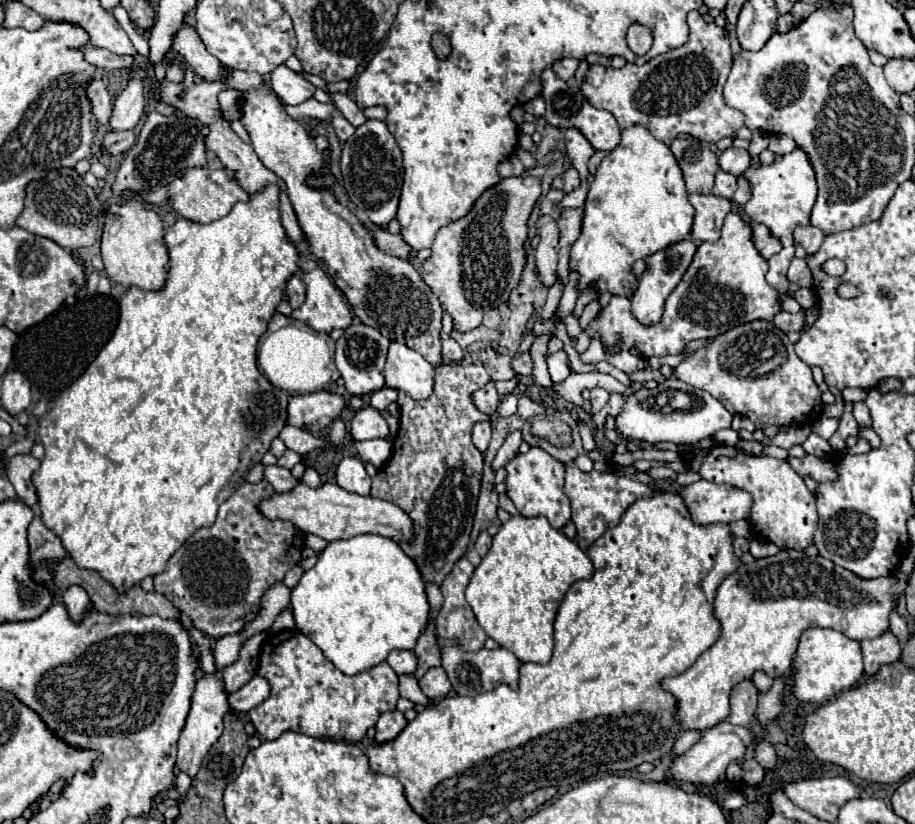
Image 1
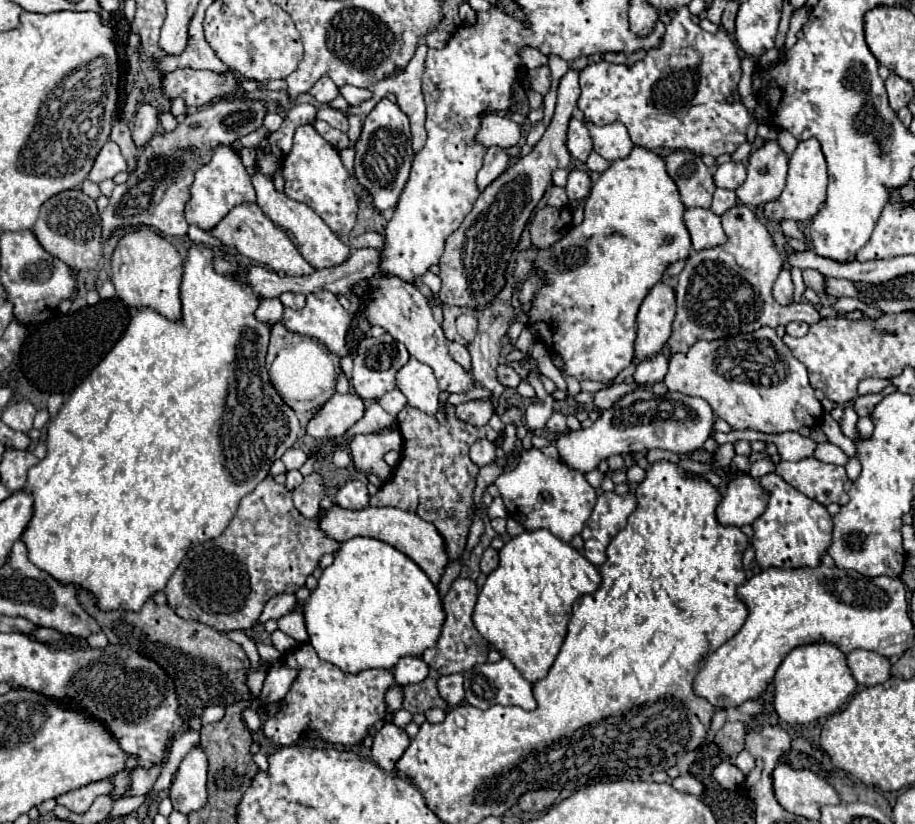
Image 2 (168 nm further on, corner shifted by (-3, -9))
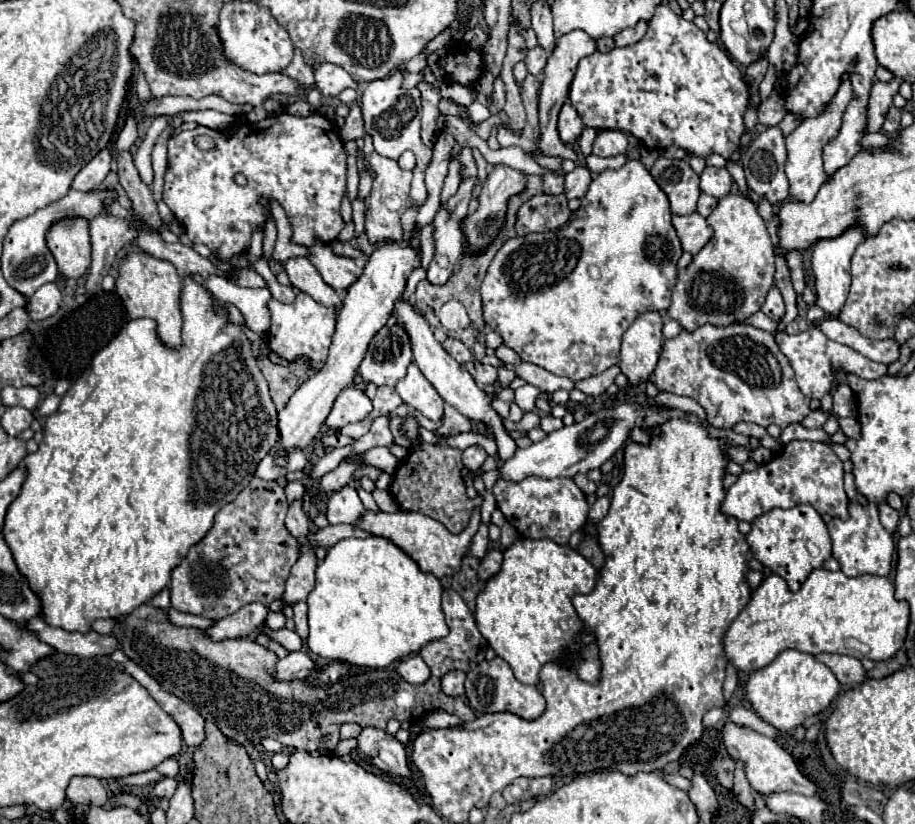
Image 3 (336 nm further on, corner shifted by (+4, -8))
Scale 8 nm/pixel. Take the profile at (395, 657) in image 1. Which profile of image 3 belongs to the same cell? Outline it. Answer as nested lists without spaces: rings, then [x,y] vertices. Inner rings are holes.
[[[411,655],[403,661],[397,663],[397,673],[407,681],[407,683],[413,683],[413,685],[421,685],[429,679],[429,667],[425,665],[425,661],[419,657],[419,655]]]

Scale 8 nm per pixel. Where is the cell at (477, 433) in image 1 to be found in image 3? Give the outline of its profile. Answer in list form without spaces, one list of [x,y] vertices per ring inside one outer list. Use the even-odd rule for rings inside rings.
[[[479,445],[467,447],[467,449],[463,451],[463,465],[465,465],[467,469],[471,469],[471,471],[477,471],[477,469],[483,465],[485,459],[487,459],[487,453],[485,453],[485,449],[479,447]]]

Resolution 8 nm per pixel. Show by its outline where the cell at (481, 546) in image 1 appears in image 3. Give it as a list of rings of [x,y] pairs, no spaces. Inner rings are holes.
[[[491,549],[487,551],[487,555],[481,559],[479,563],[479,569],[477,569],[477,577],[481,581],[487,581],[489,577],[493,577],[499,569],[501,569],[501,563],[503,563],[503,553],[499,549]]]

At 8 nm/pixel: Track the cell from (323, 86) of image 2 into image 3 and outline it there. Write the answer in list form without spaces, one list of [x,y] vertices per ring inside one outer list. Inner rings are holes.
[[[323,63],[315,69],[315,85],[323,97],[337,97],[347,87],[359,89],[359,85],[349,77],[345,69],[331,63]]]

